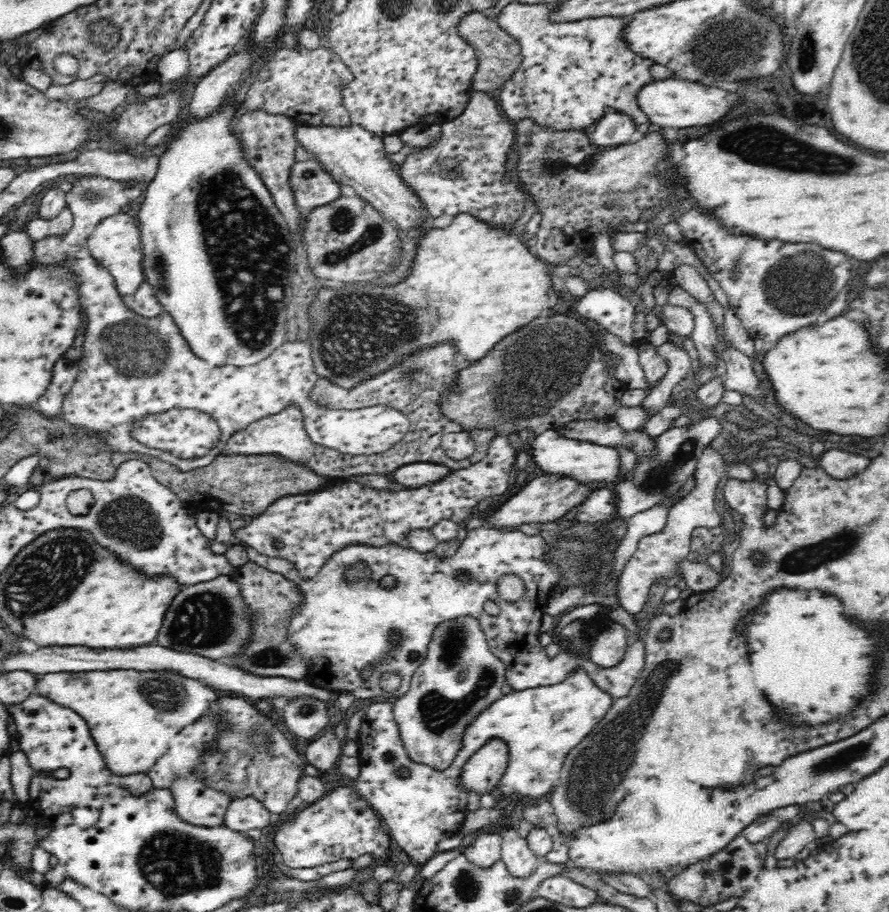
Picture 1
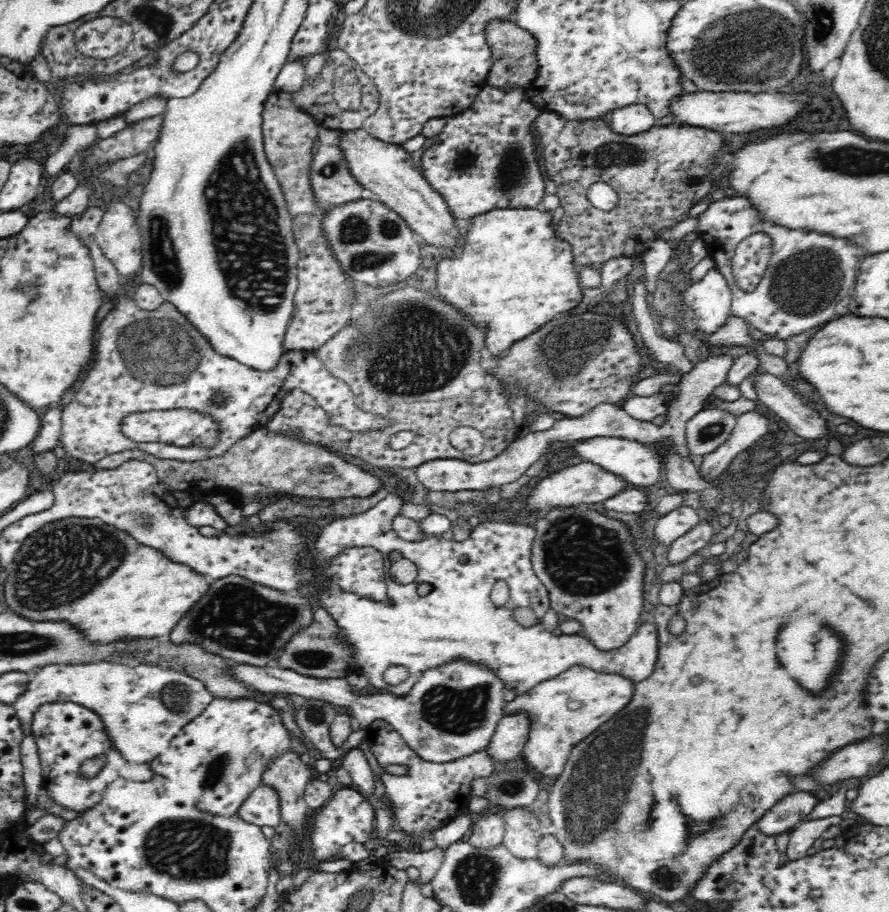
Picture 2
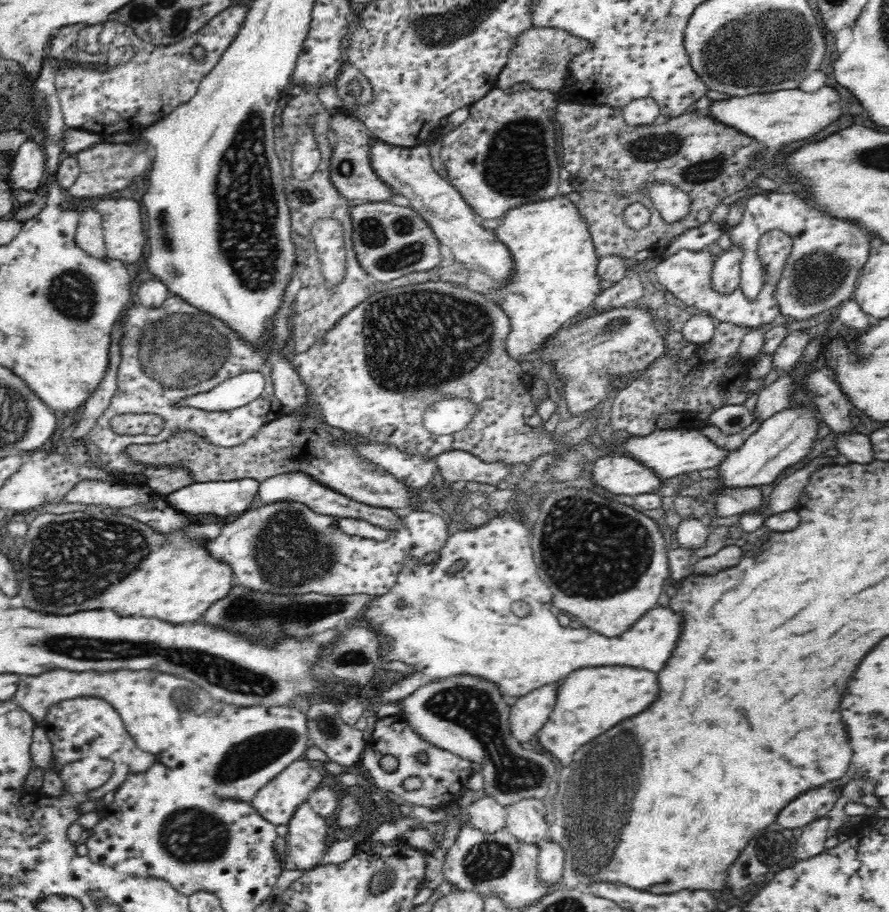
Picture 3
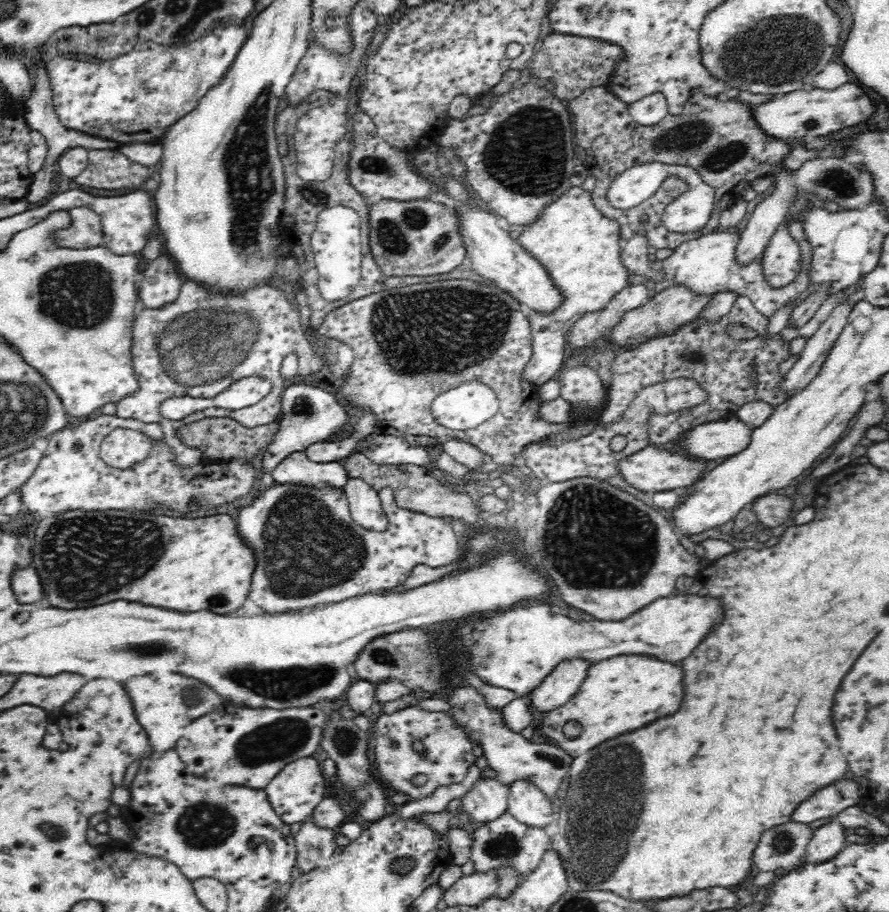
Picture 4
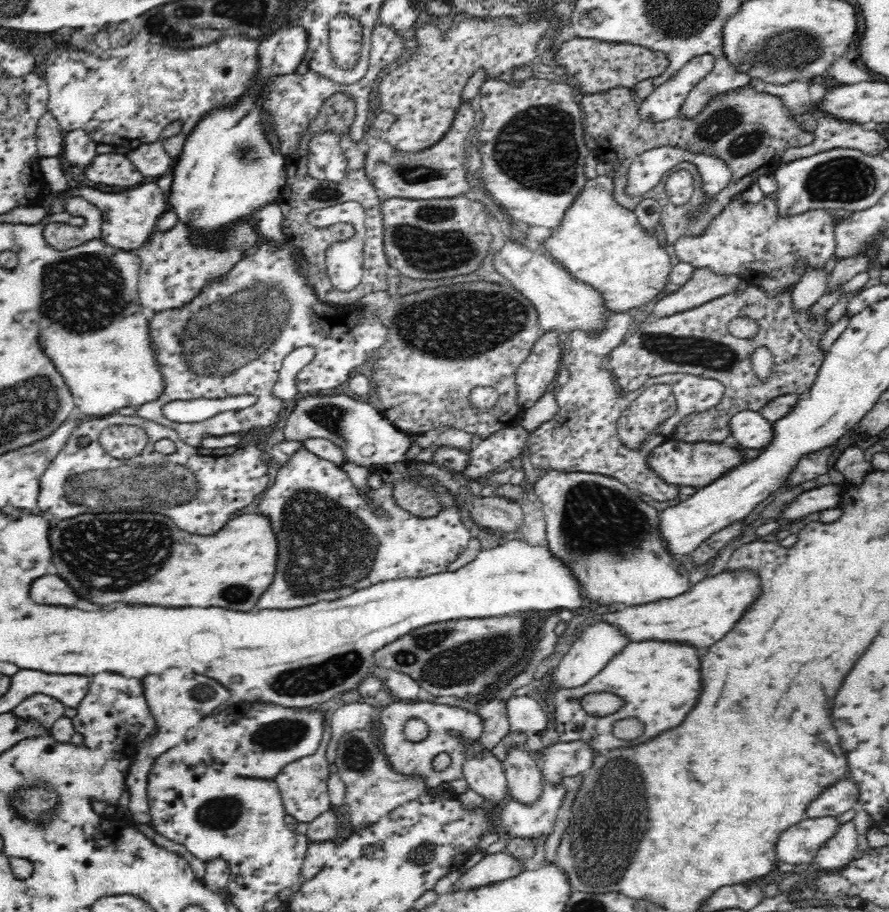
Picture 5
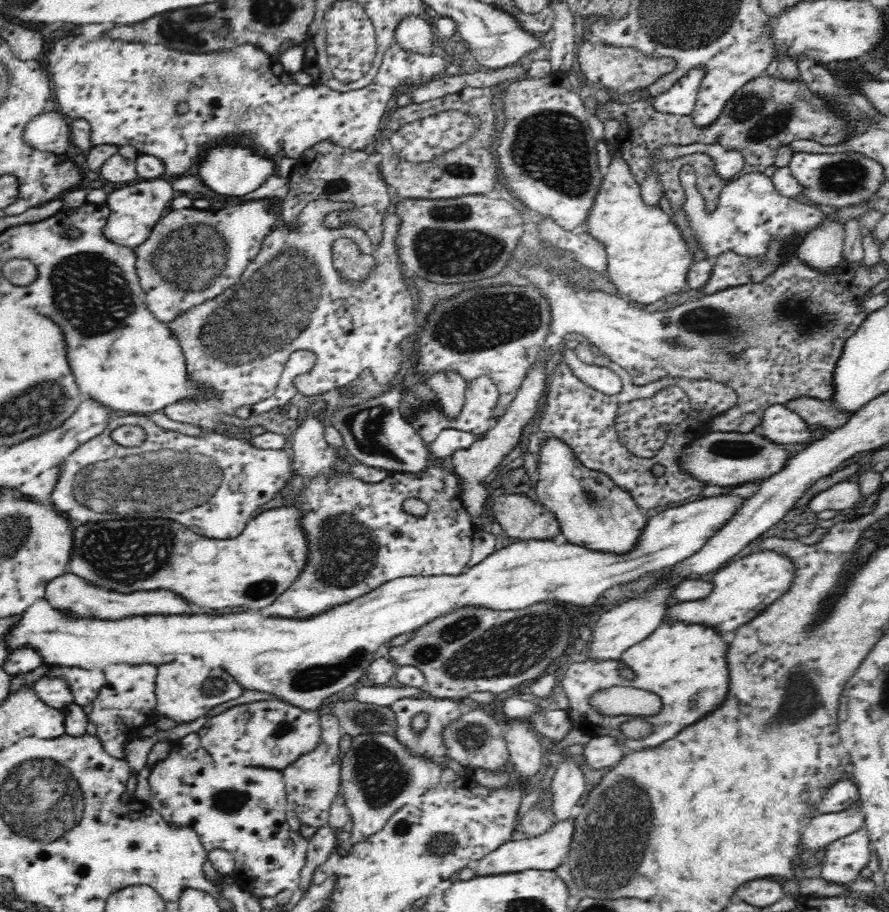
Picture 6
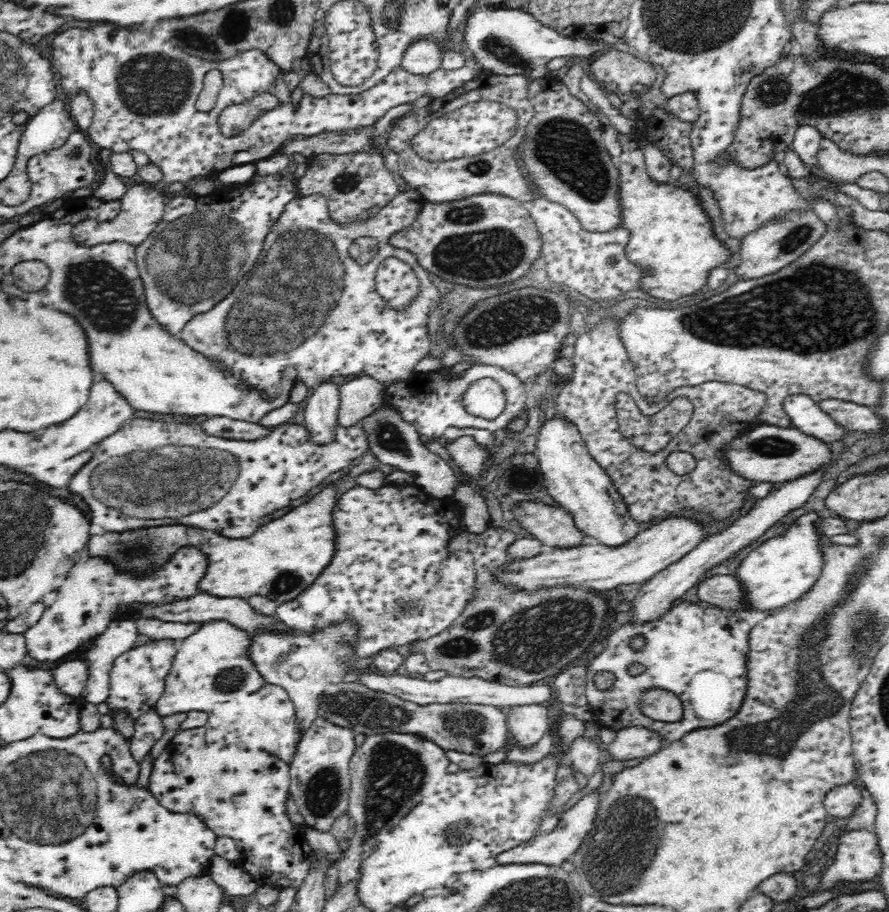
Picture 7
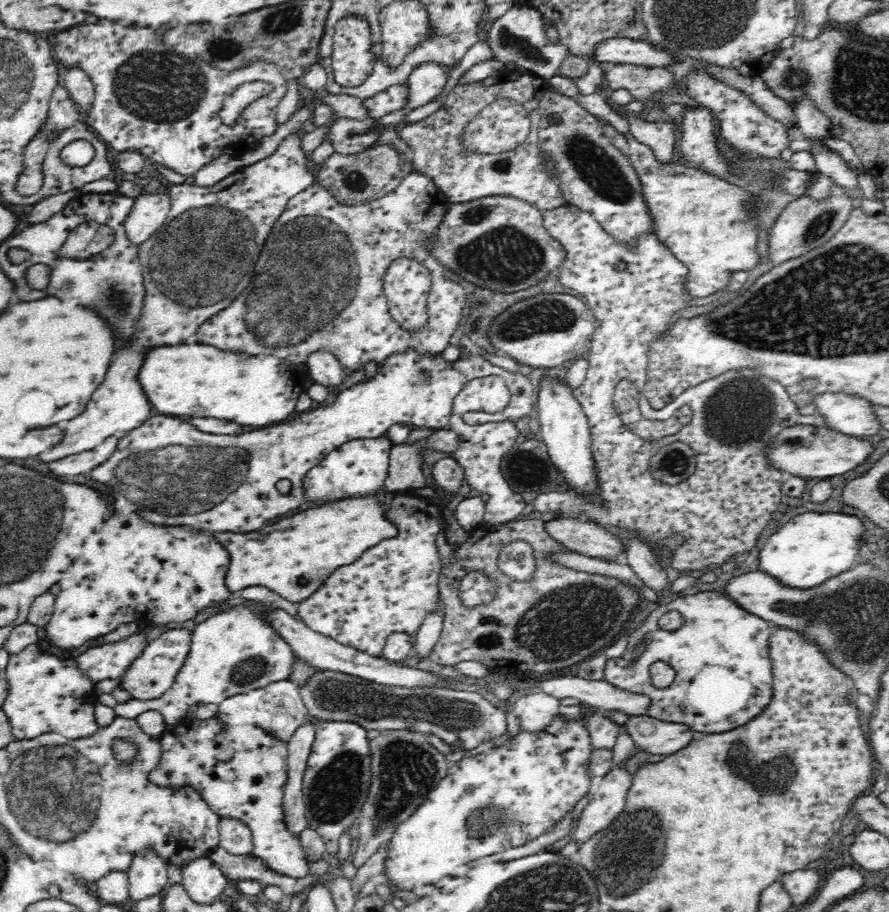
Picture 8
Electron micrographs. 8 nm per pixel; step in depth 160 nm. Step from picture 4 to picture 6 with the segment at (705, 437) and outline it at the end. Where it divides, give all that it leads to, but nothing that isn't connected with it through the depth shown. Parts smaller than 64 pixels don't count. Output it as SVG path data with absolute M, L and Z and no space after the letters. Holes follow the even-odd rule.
M787 402L774 404L764 412L762 424L755 429L778 443L800 443L816 440L816 427L806 421L796 409L790 409Z

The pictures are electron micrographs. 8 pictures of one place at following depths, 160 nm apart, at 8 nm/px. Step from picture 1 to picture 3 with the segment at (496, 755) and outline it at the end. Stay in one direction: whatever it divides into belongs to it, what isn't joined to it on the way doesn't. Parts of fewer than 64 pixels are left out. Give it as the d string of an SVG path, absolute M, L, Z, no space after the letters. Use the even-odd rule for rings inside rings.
M562 680L554 681L521 696L514 706L510 707L510 730L521 742L528 742L544 726L548 716L556 708L558 690Z

